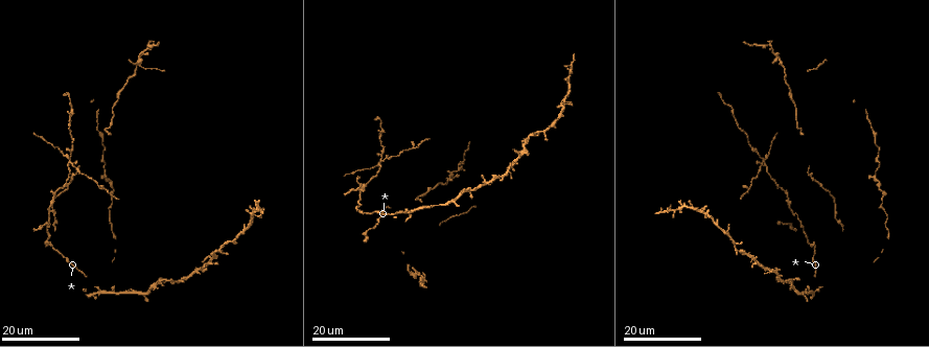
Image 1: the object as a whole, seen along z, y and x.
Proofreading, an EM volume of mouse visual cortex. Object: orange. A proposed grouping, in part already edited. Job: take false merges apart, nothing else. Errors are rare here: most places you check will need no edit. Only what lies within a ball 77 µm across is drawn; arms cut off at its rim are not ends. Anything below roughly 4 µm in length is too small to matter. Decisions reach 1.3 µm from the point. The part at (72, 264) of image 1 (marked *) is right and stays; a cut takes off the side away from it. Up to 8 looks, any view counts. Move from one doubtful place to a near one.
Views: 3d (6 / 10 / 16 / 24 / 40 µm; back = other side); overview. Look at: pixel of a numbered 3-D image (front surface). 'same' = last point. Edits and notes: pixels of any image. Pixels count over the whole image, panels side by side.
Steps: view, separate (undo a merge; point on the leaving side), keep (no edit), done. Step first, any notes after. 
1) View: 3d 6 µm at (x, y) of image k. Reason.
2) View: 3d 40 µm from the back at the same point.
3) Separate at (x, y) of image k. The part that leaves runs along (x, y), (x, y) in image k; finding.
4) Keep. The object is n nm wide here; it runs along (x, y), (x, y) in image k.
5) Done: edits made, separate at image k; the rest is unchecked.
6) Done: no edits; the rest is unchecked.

View: 3d 24 µm at (765, 162) of image 1. Looks like a crossing.

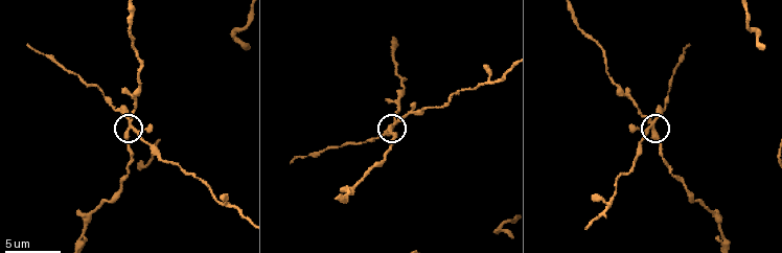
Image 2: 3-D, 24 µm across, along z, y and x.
View: 3d 6 µm at (647, 128) of image 2.

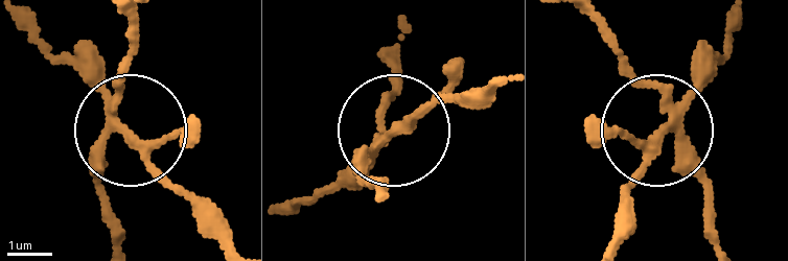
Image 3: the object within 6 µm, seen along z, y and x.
Separate at (91, 57) of image 3. The object is 200 nm wide here; the part that leaves runs along (114, 120), (223, 240) in image 3; two neurons meet here.

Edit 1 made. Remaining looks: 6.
View: overview. Redraw.

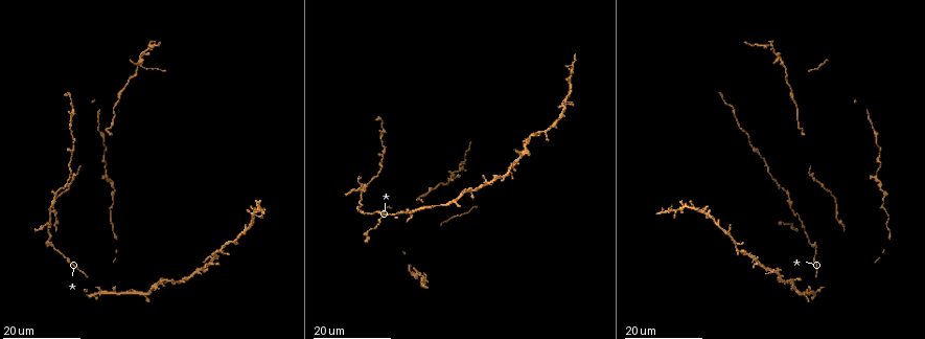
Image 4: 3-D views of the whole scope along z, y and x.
View: 3d 24 µm at (789, 209) of image 4.

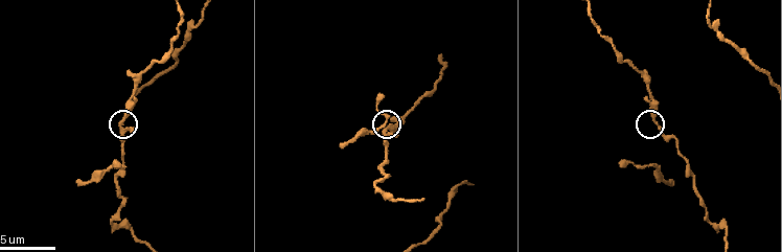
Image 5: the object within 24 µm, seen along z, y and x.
View: 3d 6 µm at (122, 120) of image 5. Closer look.

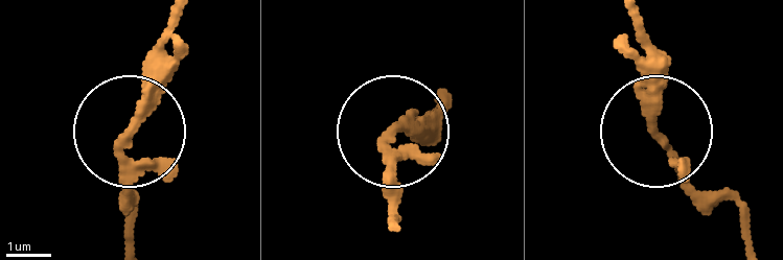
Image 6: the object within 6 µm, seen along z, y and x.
Keep. 3 arms meet here; it runs along (750, 240), (735, 206), (701, 191), (664, 139), (645, 30) in image 6; continuous, no second neuron.

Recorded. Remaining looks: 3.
View: 3d 24 µm at (416, 274) of image 4. Small branch off a trunk.

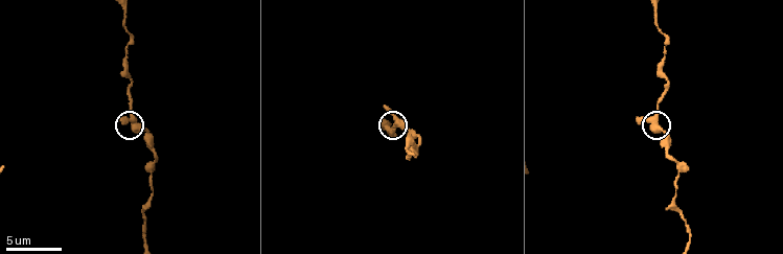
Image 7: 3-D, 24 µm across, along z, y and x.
View: 3d 6 µm at (655, 123) of image 7.

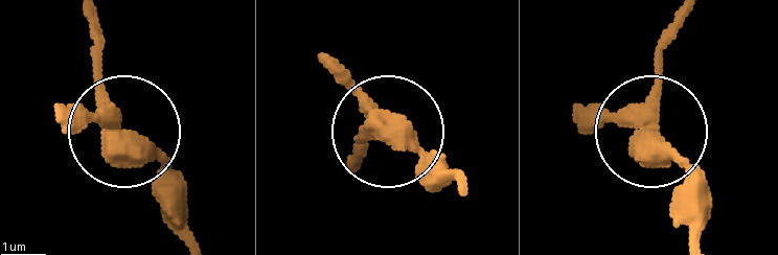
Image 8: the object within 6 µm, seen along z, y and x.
Keep. 5 arms meet here; continuous, no second neuron.

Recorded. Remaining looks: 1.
Done: edits made, separate at image 3; the rest is unchecked.

